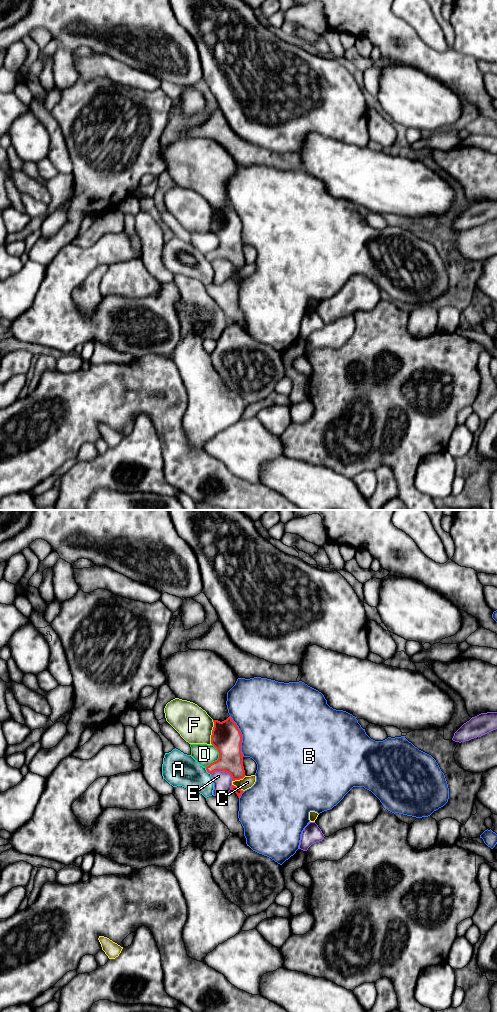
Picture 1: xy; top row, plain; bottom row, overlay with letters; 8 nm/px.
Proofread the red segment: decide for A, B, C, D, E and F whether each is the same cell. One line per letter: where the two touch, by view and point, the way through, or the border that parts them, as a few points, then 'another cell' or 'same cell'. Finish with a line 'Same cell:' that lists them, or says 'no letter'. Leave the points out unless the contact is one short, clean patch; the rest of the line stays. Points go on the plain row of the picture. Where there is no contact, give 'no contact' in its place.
A: meets red in xy at (207, 259); another cell
B: meets red in xy at (241, 224); another cell
C: meets red in xy at (238, 267); same cell
D: meets red in xy at (218, 246); another cell
E: meets red in xy at (223, 258); another cell
F: meets red in xy at (212, 220); another cell
Same cell: C

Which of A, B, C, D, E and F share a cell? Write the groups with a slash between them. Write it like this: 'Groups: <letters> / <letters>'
Groups: A / B / C / D / E / F

